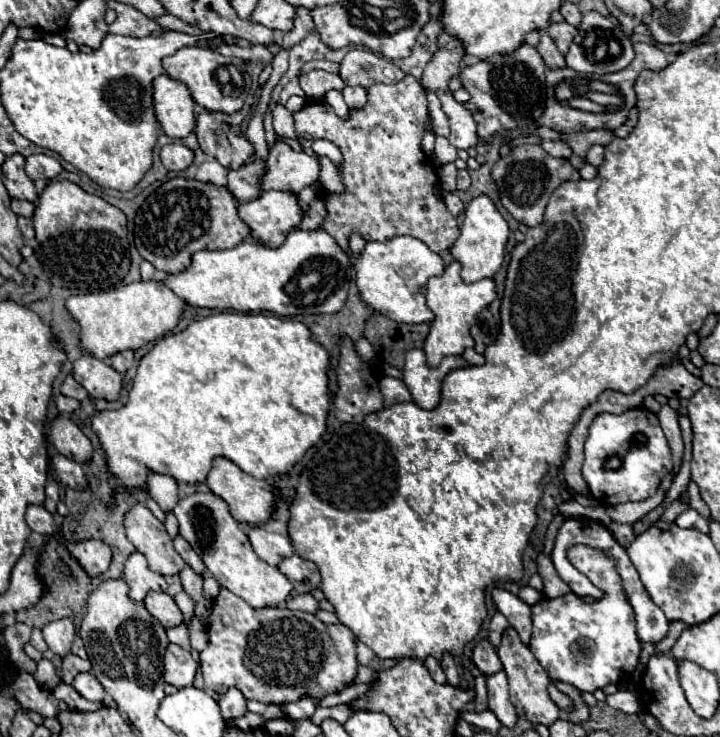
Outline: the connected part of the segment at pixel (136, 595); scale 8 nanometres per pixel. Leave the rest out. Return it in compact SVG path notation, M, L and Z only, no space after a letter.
M133 552L123 570L123 580L129 586L129 598L135 602L143 602L147 592L151 590L167 590L167 582L161 574L149 570L147 560L141 552Z

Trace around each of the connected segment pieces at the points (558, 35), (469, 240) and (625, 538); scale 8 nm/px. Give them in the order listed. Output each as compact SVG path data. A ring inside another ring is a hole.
M561 22L561 24L549 24L547 28L547 34L553 38L553 42L557 44L559 52L567 52L567 48L571 46L573 42L573 36L577 34L577 28L571 26L569 22Z
M477 196L465 210L465 220L461 226L461 234L451 246L453 258L461 264L461 278L467 284L479 282L483 278L493 278L501 268L505 258L505 244L509 238L509 226L503 216L497 212L495 204L487 196Z
M611 522L607 528L611 530L613 538L615 538L615 540L617 540L617 542L619 542L623 548L627 548L627 546L633 542L633 538L635 538L635 530L633 530L633 524Z

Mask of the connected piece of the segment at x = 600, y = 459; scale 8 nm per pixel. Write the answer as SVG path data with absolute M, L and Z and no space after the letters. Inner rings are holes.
M641 406L619 416L599 414L593 420L585 440L583 478L599 504L607 506L645 500L657 492L657 486L667 472L671 472L671 450L653 412ZM613 456L617 456L619 462L611 462Z

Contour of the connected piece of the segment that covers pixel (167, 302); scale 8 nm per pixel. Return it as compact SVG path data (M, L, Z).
M133 282L99 292L71 296L67 312L79 324L79 346L99 360L107 360L123 350L137 350L169 330L173 330L183 312L183 300L177 298L163 282Z

